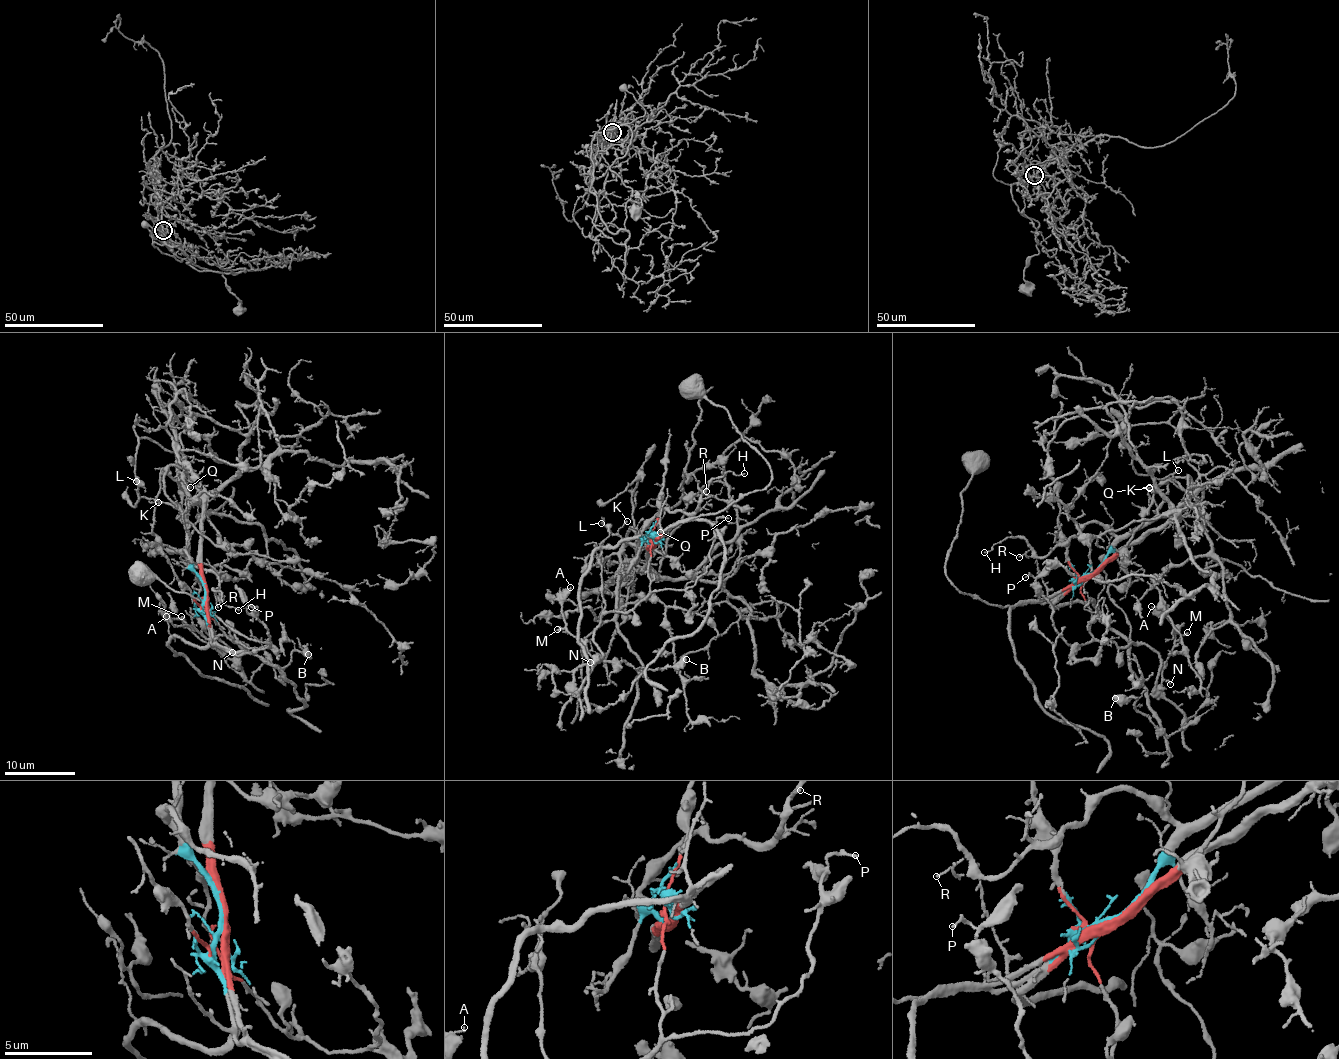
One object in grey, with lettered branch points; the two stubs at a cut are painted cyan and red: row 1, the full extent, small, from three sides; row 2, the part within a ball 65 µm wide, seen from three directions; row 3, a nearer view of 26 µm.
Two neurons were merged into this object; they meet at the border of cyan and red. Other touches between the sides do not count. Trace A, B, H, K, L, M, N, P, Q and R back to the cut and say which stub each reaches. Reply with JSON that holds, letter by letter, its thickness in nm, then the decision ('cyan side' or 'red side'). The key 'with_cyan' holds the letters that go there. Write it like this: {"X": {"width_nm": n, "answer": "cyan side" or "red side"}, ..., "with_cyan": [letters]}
{"A": {"width_nm": 80, "answer": "red side"}, "B": {"width_nm": 650, "answer": "red side"}, "H": {"width_nm": 120, "answer": "cyan side"}, "K": {"width_nm": 150, "answer": "cyan side"}, "L": {"width_nm": 110, "answer": "cyan side"}, "M": {"width_nm": 180, "answer": "red side"}, "N": {"width_nm": 100, "answer": "red side"}, "P": {"width_nm": 140, "answer": "red side"}, "Q": {"width_nm": 60, "answer": "cyan side"}, "R": {"width_nm": 100, "answer": "cyan side"}, "with_cyan": ["H", "K", "L", "Q", "R"]}

